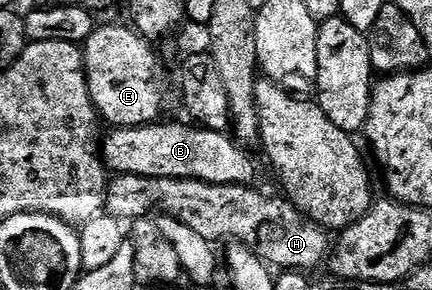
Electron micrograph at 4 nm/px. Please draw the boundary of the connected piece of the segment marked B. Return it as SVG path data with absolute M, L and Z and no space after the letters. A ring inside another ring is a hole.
M192 123L185 125L136 125L113 127L100 142L101 159L110 174L126 173L144 177L195 179L208 185L252 186L257 165L229 133L216 133Z

